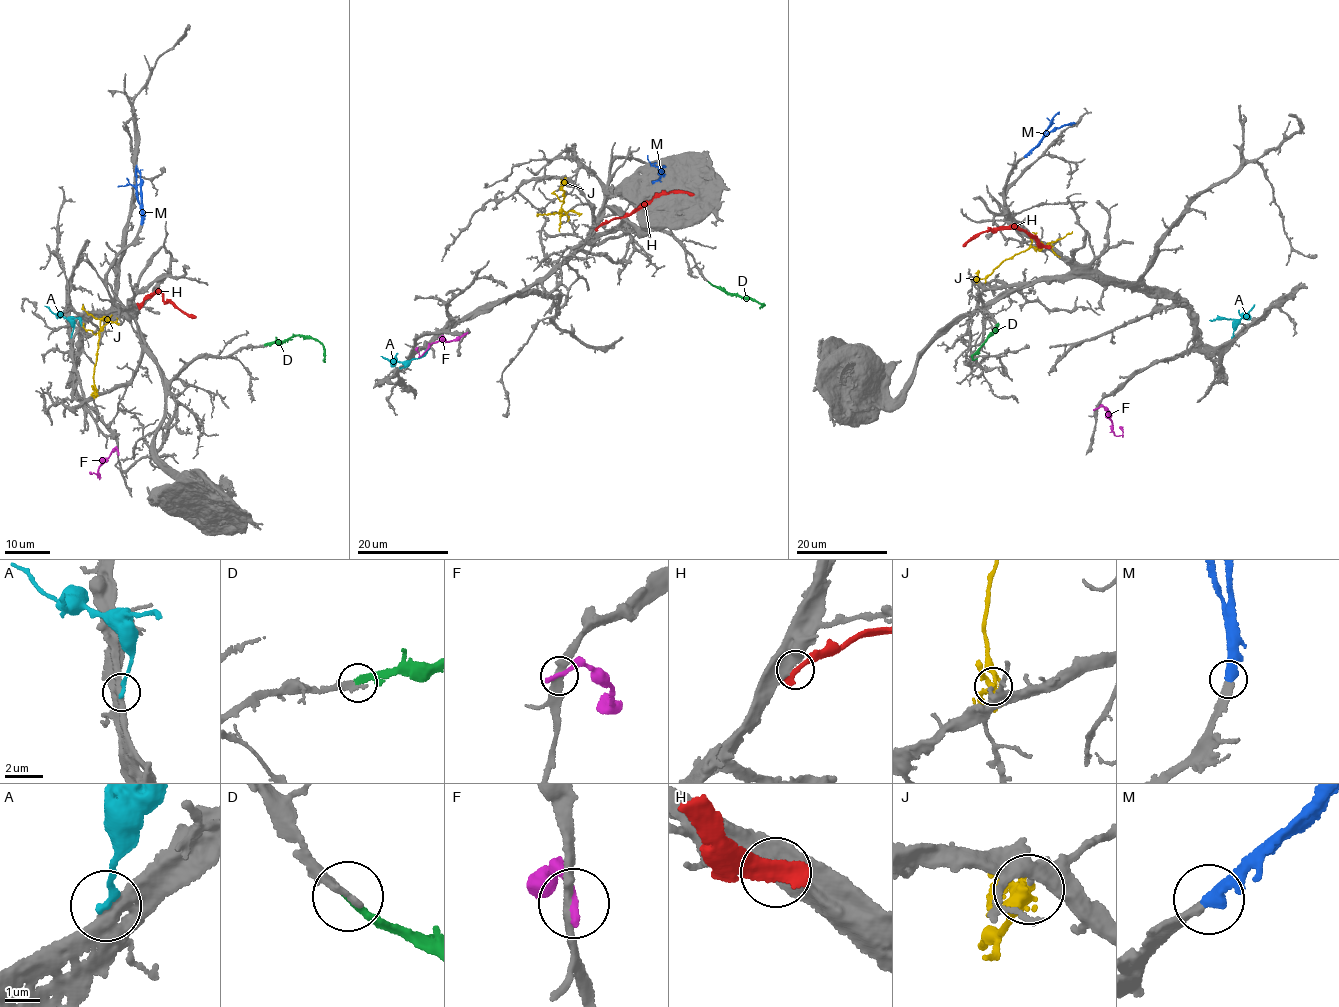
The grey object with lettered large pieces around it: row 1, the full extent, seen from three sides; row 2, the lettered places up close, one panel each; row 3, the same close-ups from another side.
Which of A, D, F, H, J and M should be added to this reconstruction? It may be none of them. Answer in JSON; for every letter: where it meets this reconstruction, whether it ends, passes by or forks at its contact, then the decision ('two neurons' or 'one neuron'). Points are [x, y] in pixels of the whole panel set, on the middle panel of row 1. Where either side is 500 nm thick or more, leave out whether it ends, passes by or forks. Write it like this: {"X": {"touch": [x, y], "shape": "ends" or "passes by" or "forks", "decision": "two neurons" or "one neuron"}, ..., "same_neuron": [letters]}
{"A": {"touch": [399, 368], "shape": "ends", "decision": "two neurons"}, "D": {"touch": [708, 281], "shape": "ends", "decision": "one neuron"}, "F": {"touch": [466, 333], "shape": "ends", "decision": "two neurons"}, "H": {"touch": [597, 227], "decision": "two neurons"}, "J": {"touch": [566, 181], "shape": "forks", "decision": "two neurons"}, "M": {"touch": [660, 169], "shape": "ends", "decision": "one neuron"}, "same_neuron": ["D", "M"]}

